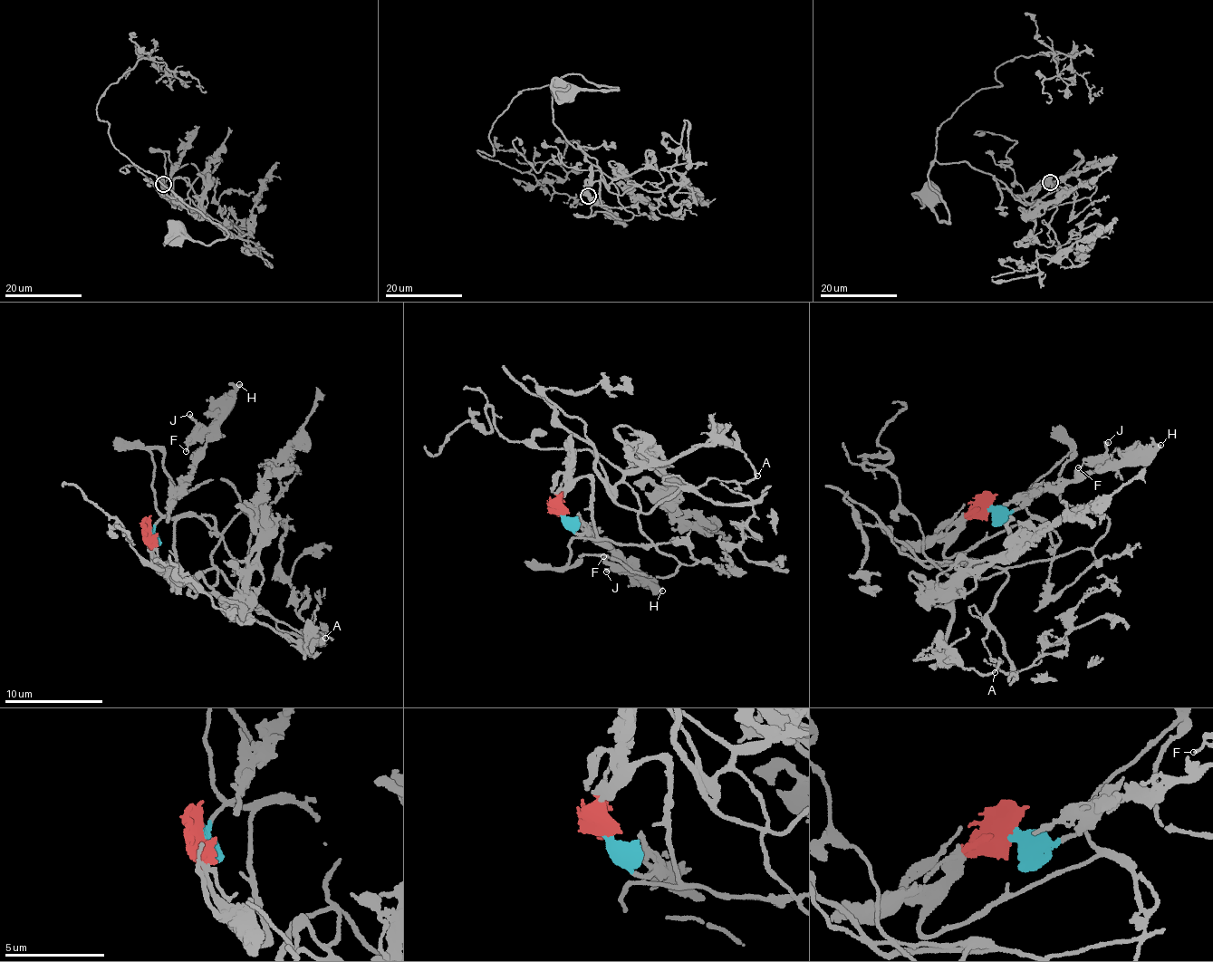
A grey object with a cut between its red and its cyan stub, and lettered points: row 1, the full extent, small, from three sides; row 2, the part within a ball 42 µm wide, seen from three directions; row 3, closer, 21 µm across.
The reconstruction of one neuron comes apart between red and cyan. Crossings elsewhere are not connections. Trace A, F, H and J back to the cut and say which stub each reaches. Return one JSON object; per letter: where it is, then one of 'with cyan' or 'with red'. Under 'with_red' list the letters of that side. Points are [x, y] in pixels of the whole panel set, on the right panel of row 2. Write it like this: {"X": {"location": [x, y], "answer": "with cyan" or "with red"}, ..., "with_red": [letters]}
{"A": {"location": [995, 672], "answer": "with red"}, "F": {"location": [1078, 467], "answer": "with cyan"}, "H": {"location": [1160, 445], "answer": "with cyan"}, "J": {"location": [1108, 442], "answer": "with cyan"}, "with_red": ["A"]}

